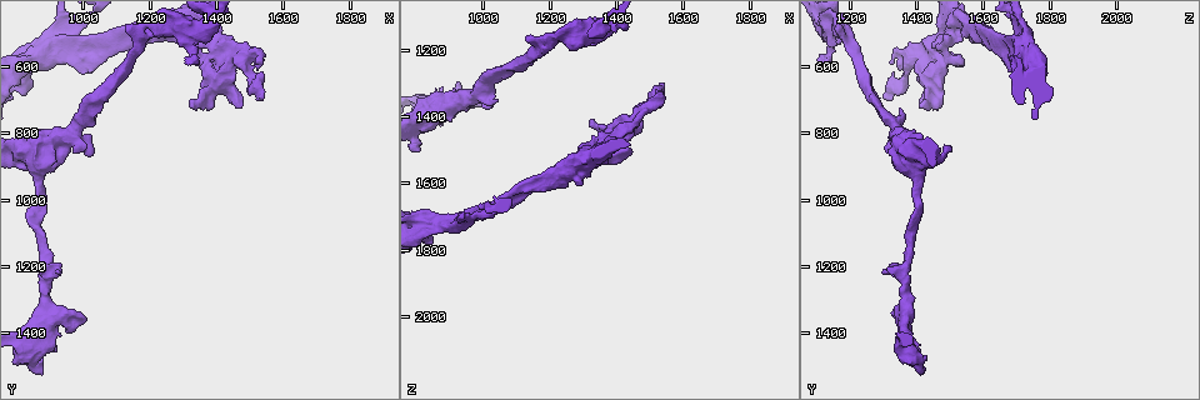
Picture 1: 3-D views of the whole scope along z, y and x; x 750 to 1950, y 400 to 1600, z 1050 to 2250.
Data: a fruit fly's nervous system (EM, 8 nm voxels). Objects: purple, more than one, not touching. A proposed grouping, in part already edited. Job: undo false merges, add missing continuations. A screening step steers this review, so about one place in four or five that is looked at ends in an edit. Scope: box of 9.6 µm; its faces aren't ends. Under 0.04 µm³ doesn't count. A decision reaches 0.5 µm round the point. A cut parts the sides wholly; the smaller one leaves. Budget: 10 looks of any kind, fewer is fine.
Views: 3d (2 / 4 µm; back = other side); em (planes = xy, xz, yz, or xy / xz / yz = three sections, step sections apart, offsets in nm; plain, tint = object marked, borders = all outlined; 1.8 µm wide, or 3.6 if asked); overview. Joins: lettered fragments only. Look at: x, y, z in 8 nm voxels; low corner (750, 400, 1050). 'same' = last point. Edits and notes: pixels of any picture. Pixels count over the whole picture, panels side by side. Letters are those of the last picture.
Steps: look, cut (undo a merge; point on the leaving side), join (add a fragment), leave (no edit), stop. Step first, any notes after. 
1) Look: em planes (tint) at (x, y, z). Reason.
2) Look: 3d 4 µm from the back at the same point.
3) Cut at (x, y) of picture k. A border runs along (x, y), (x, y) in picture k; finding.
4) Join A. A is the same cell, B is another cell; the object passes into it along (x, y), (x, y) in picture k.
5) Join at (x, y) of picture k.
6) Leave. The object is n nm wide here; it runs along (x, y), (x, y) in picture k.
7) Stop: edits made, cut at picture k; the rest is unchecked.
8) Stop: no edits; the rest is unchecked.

Look: 3d 4 µm at (1540, 700, 1300). Branch stops here.

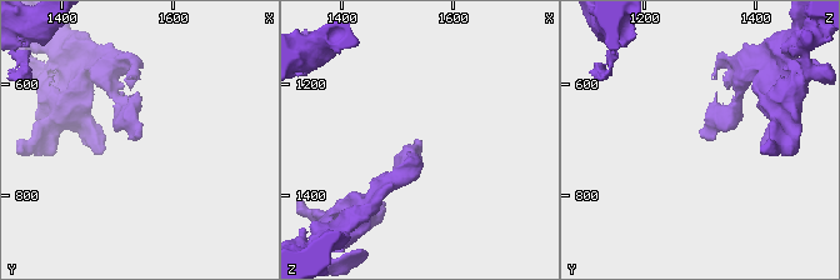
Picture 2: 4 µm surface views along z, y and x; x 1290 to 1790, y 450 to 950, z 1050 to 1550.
Look: em planes (borders) at (1540, 690, 1295). Now the EM.

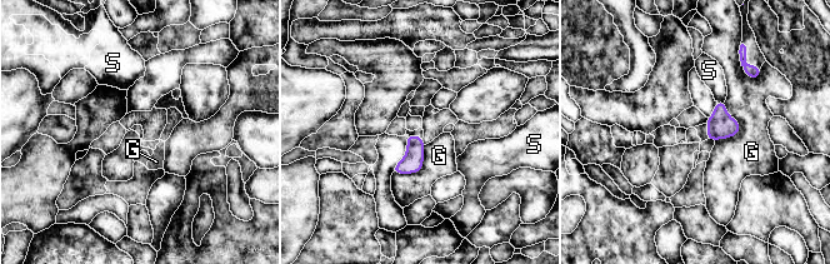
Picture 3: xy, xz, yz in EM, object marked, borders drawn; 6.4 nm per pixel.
Leave. G and S are other cells; a border runs along (724, 101), (739, 132), (714, 140) in picture 3; no lettered fragment goes on from it.

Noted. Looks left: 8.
Look: 3d 4 µm at (1170, 530, 1600). An open end.

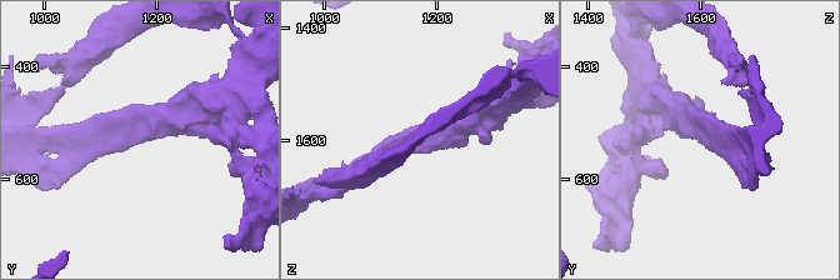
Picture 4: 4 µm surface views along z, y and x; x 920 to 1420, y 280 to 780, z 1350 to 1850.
Look: em yz step 4 (tint) at (1170, 535, 1605). Now the EM.

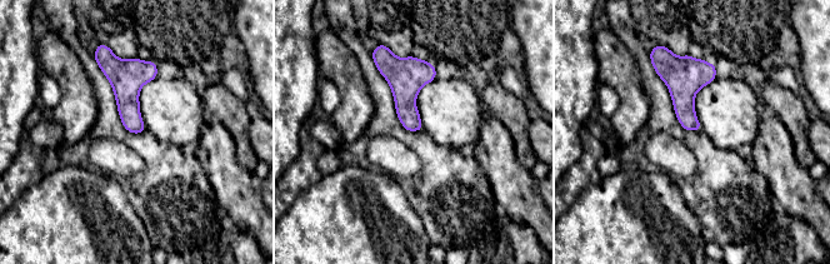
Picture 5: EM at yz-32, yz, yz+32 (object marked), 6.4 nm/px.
Look: em planes (borders) at the same point. Cut it another way.

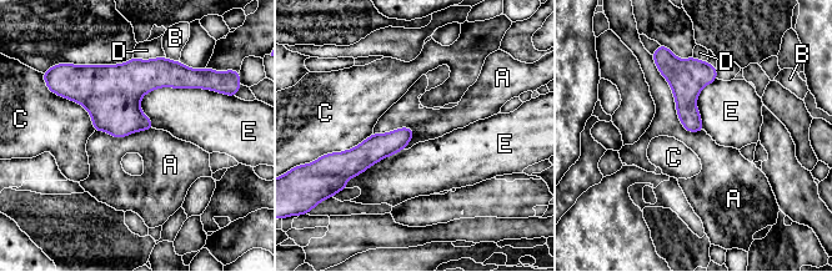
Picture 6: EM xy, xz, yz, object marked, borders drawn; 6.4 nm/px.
Leave. The object is 140 nm wide here; A, B, C, D and E are other cells; it runs along (410, 132), (375, 147), (351, 171) in picture 6; no lettered fragment goes on from it.

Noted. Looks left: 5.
Look: em yz step 4 (tint) at (1330, 720, 1410). Free end.

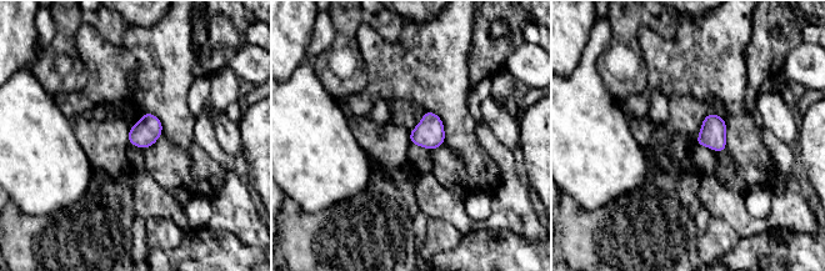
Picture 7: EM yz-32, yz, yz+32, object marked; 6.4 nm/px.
Look: em xz step 16 (borders) at the same point. Another direction.

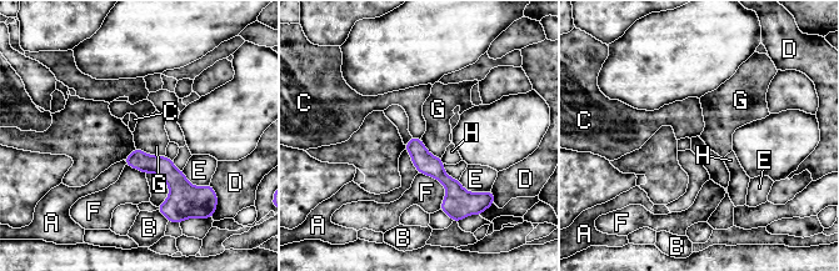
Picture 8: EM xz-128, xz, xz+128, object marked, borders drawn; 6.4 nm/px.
Leave. A, B, C, D, E, F, G and H are other cells; none of them fits.

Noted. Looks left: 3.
Look: em yz step 8 (tint) at (950, 520, 1710). Four or more arms meet.

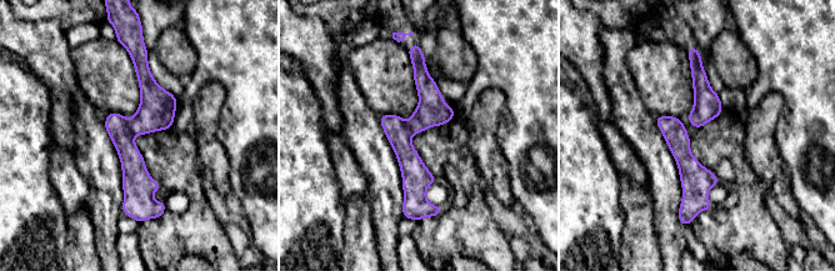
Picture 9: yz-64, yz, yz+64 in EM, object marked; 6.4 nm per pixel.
Look: em xy step 16 (borders) at the same point. Cut it another way.

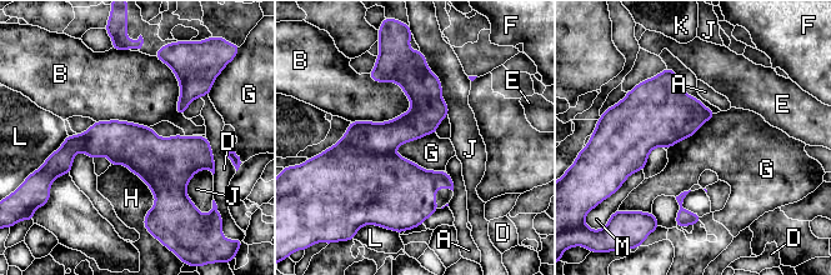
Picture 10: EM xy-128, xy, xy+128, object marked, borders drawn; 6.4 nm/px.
Cut at (384, 138) of picture 10. The longest contact is with H, 440 nm; A, B, D, E, F, G, H, J, K, L and M are other cells; the part that leaves runs along (409, 65), (416, 110), (345, 141) in picture 10; two cells meet here.

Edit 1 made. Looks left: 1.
Stop: edits made, cut at picture 10; the rest is unchecked.

